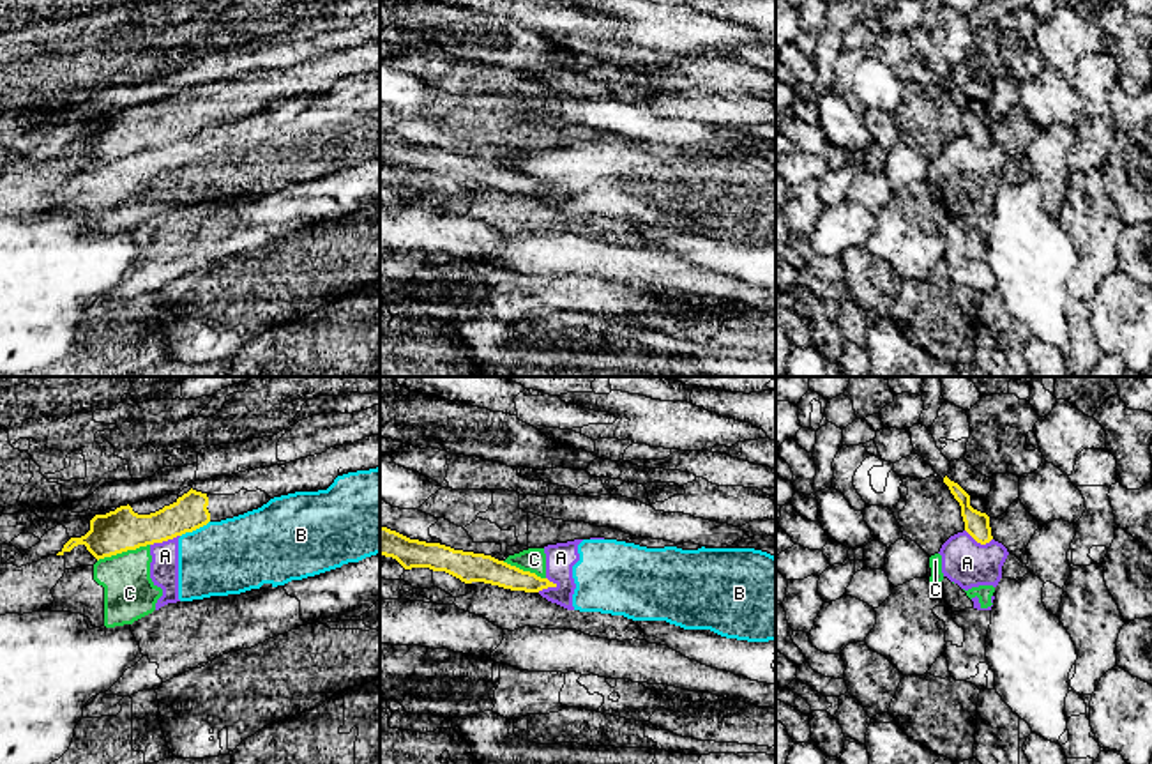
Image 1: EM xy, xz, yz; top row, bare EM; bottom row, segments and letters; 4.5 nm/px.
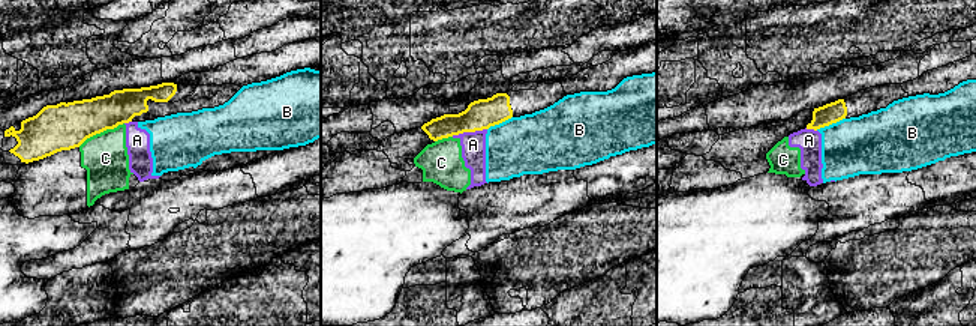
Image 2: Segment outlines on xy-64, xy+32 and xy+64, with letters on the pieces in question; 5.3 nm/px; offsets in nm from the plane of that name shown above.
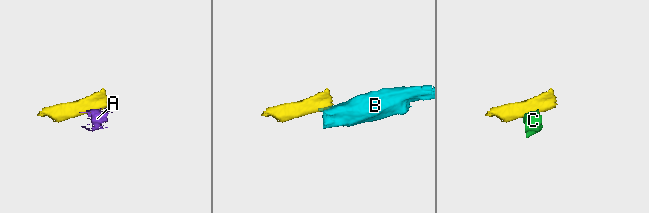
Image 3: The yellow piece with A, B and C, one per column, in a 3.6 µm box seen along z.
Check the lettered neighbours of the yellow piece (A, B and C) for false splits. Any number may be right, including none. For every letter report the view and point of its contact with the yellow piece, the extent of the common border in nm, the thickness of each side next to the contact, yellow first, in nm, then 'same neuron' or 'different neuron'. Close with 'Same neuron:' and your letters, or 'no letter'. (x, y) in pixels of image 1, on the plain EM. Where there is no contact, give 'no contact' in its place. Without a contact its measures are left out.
A: xz (546, 191) | 100 nm | 120/140 nm | different neuron
B: xy (195, 133) | 150 nm | 160/340 nm | different neuron
C: xy (122, 154) | 260 nm | 190/240 nm | different neuron
Same neuron: no letter

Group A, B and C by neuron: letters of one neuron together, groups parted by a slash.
A B C

